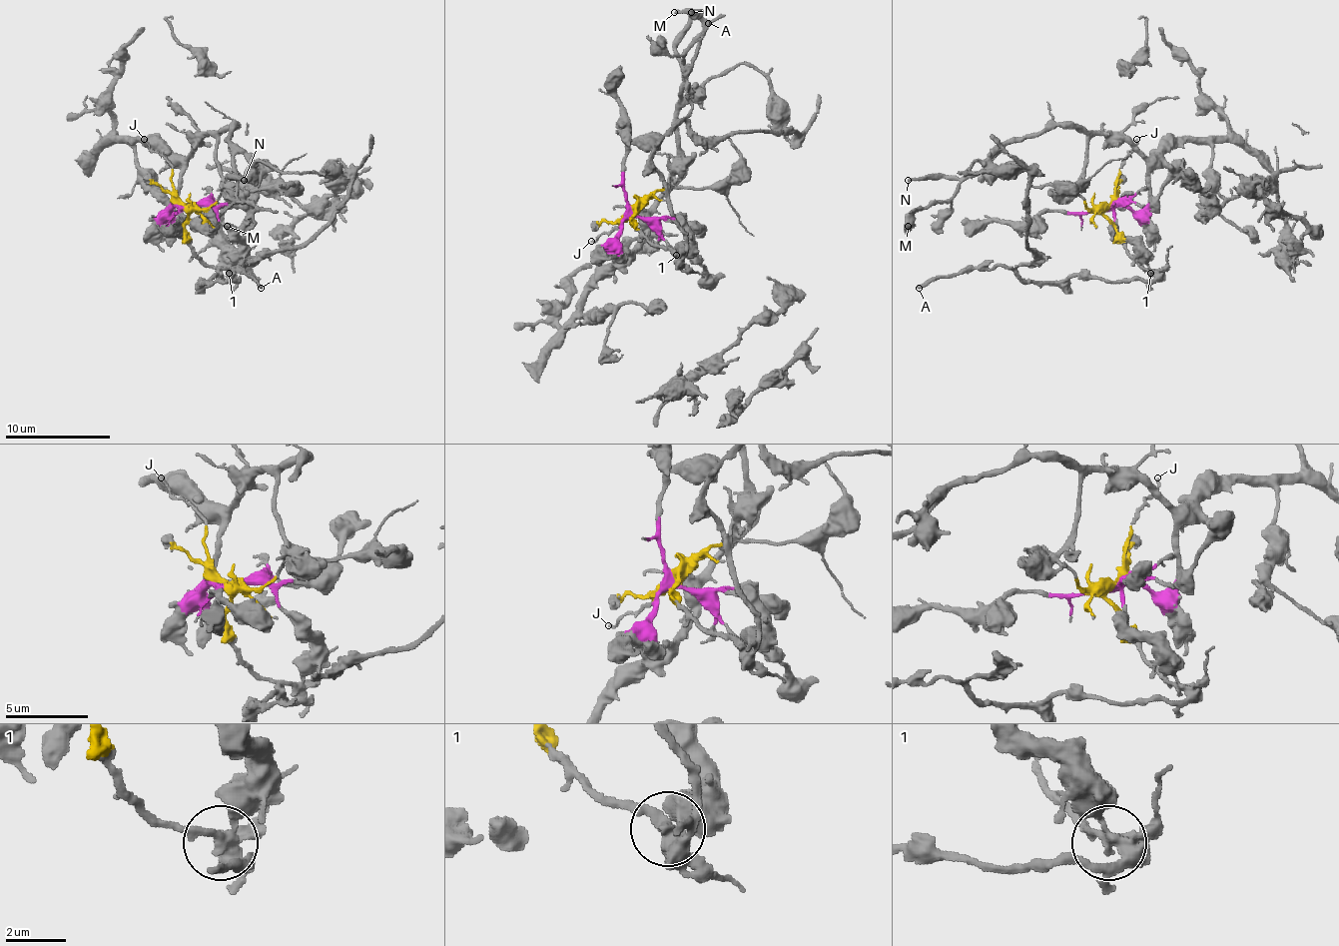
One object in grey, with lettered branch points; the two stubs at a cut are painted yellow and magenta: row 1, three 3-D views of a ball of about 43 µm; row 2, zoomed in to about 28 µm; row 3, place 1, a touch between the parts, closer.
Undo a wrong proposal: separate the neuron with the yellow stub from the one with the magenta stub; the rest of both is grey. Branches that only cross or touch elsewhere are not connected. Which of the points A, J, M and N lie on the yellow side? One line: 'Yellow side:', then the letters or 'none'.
Yellow side: A, J

